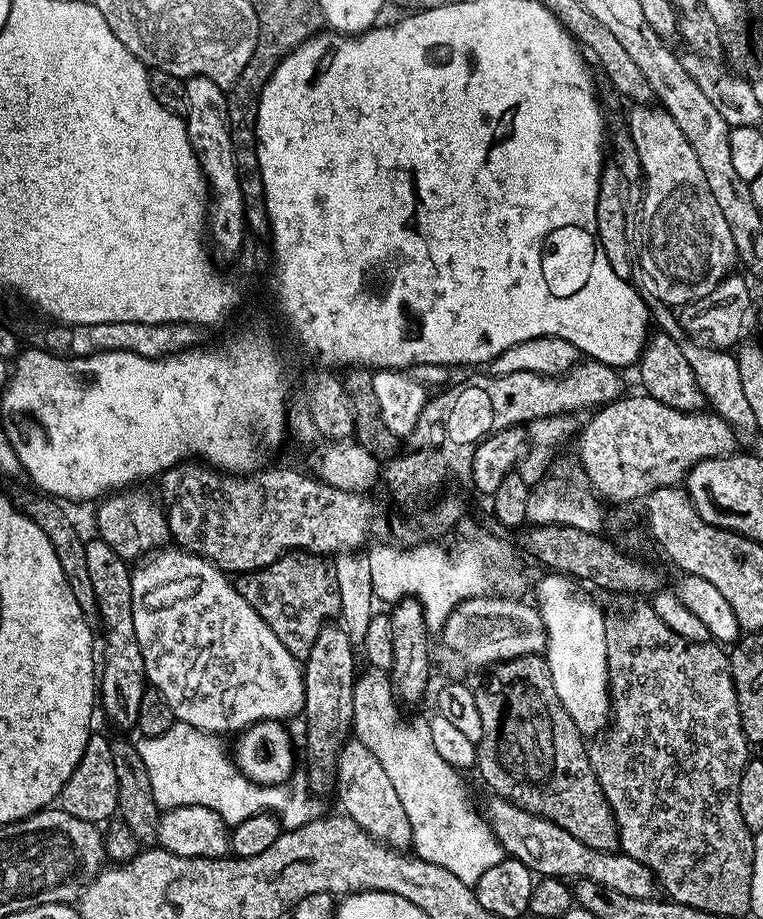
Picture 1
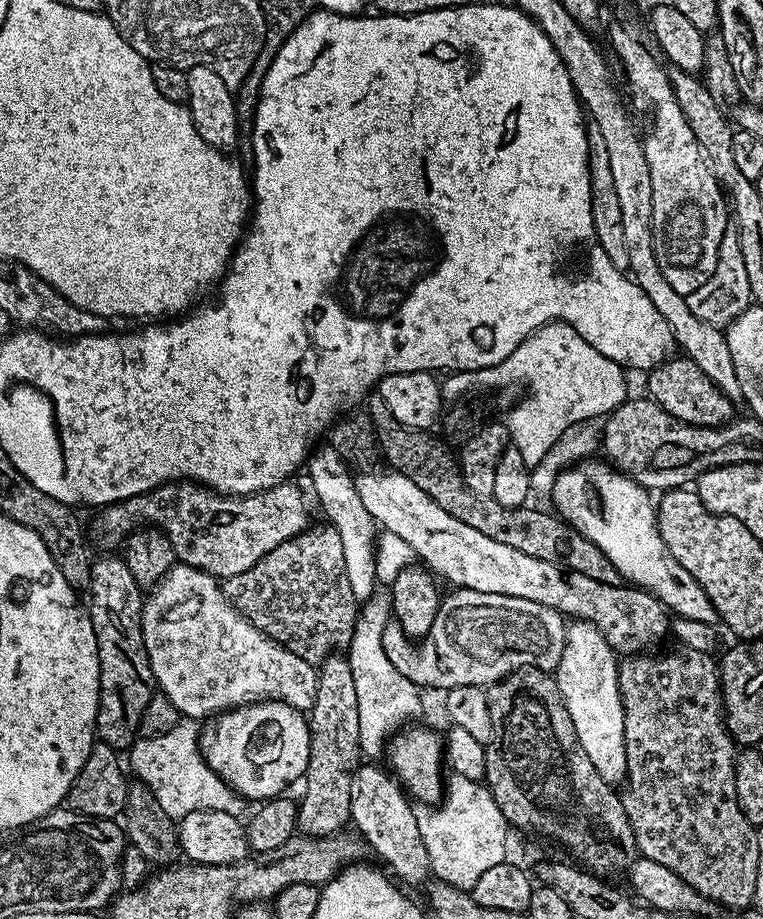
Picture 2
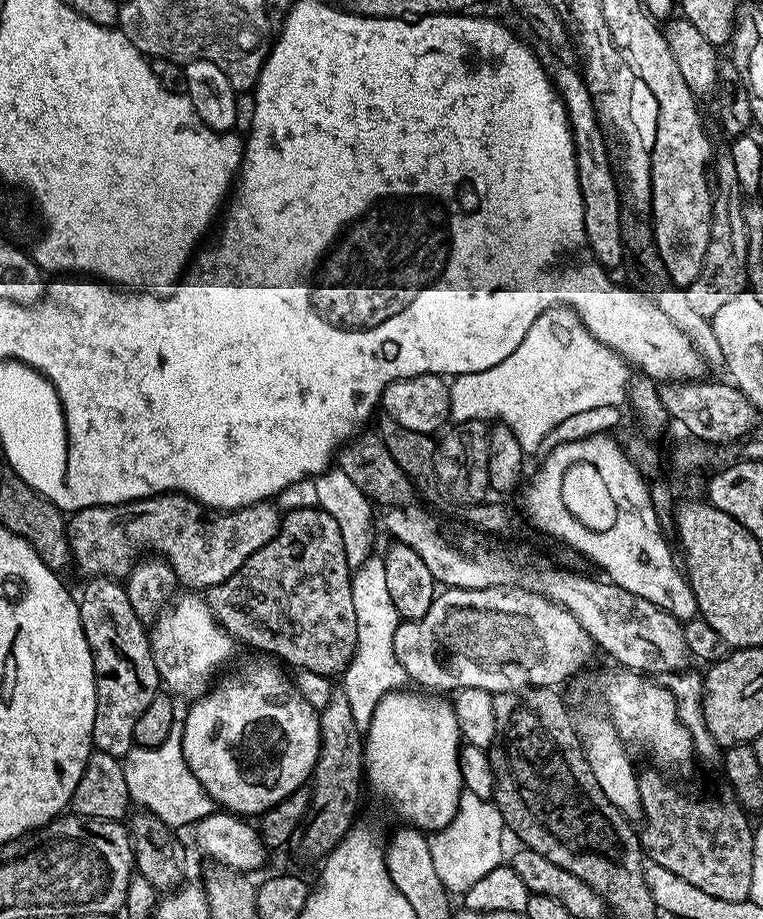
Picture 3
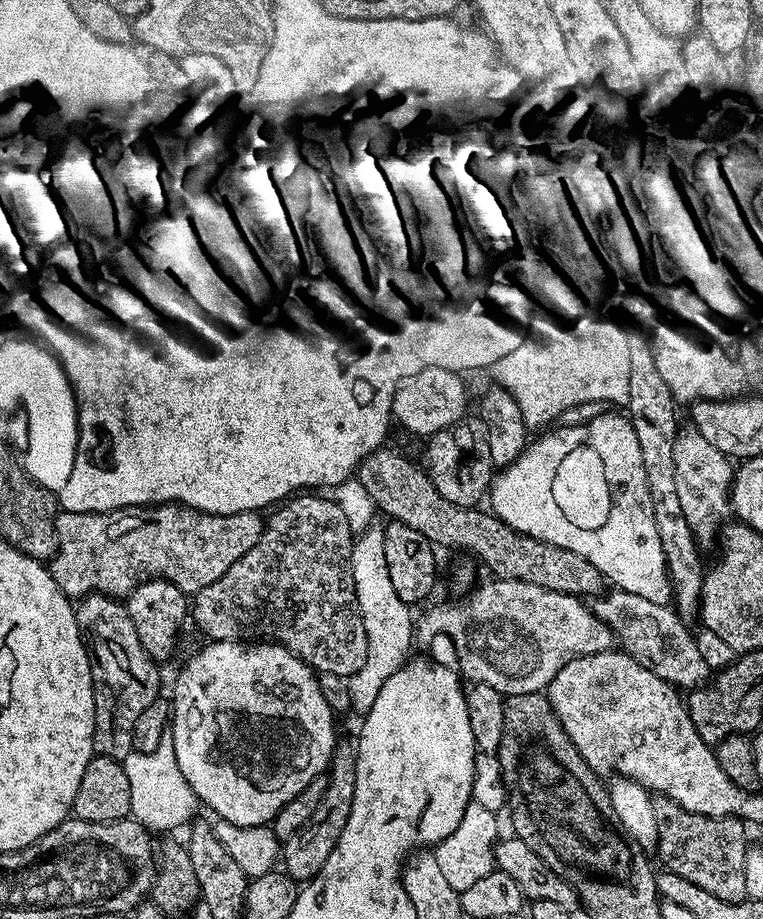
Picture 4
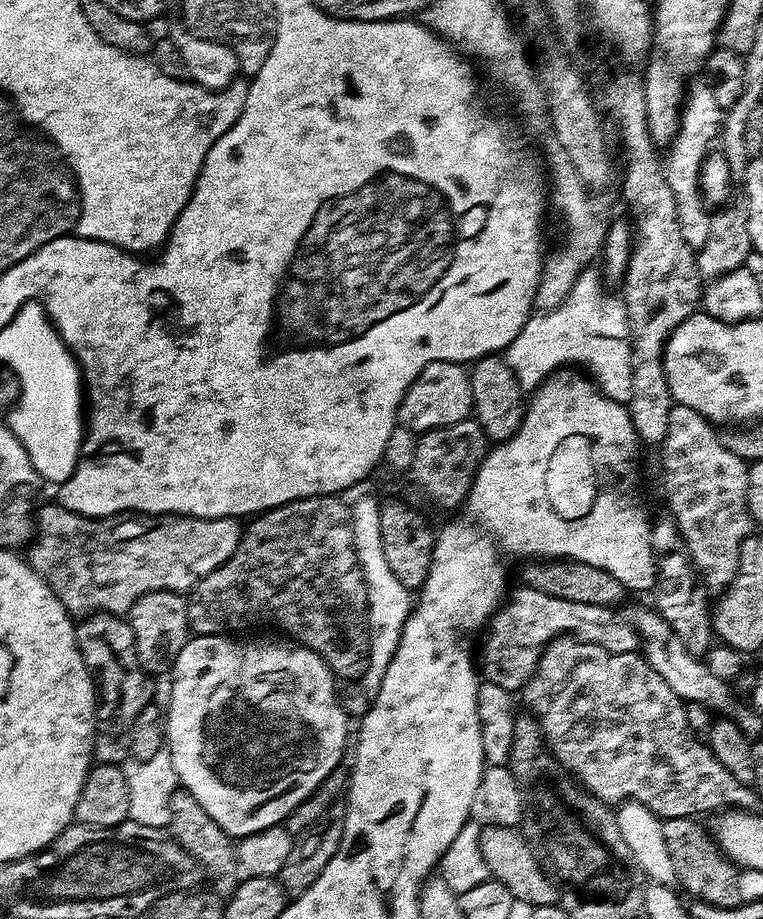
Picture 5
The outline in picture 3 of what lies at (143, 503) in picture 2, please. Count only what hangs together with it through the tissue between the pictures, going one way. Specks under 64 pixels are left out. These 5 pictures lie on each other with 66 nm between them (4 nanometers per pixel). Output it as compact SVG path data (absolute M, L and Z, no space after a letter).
M165 492L147 496L144 500L132 500L129 504L99 504L93 508L81 508L71 513L67 521L71 563L78 571L85 572L88 578L124 578L132 571L141 554L155 554L163 556L181 585L188 584L184 586L192 590L207 590L215 584L226 582L226 578L238 571L242 562L254 554L254 550L262 550L262 546L266 546L266 542L278 534L282 512L274 505L272 502L261 502L245 508L213 510L191 496L185 496L183 492Z

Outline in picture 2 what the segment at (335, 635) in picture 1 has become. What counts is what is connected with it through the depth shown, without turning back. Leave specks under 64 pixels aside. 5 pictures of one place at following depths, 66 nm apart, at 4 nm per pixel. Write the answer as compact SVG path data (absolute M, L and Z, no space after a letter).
M333 654L318 666L318 694L314 706L307 713L310 730L310 762L302 777L304 797L298 800L296 826L301 836L335 836L352 819L352 774L362 764L359 746L357 693L347 655Z

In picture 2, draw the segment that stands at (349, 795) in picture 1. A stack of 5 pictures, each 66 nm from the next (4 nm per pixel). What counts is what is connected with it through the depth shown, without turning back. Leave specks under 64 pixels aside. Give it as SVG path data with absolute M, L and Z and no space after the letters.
M372 762L365 763L352 774L351 823L356 824L357 830L355 831L362 837L363 843L367 847L369 844L392 867L391 875L397 881L405 880L408 884L422 883L423 885L429 879L432 867L430 866L430 854L426 854L426 842L422 842L422 830L418 830L416 808L400 781L389 775L387 771L384 773L382 769L375 768L375 766L376 764Z

